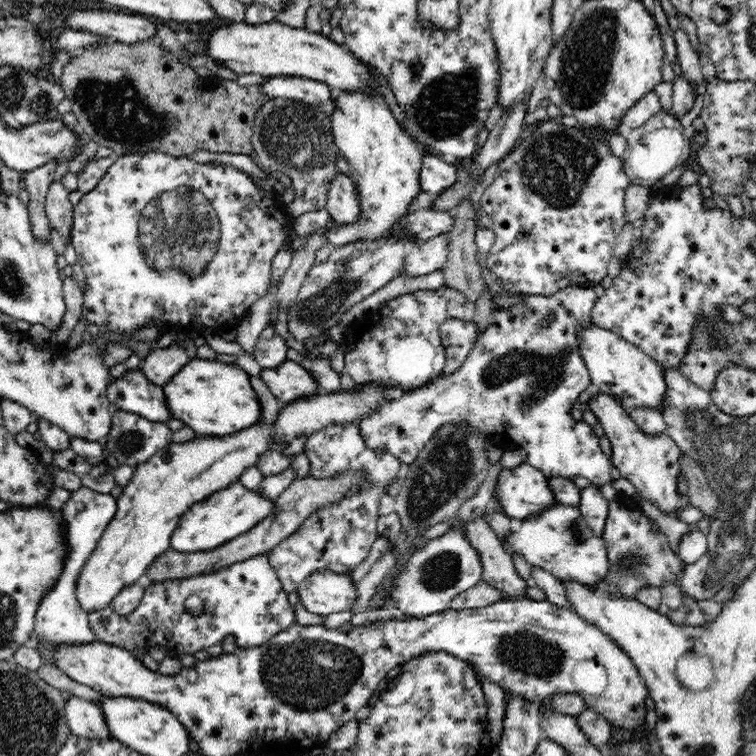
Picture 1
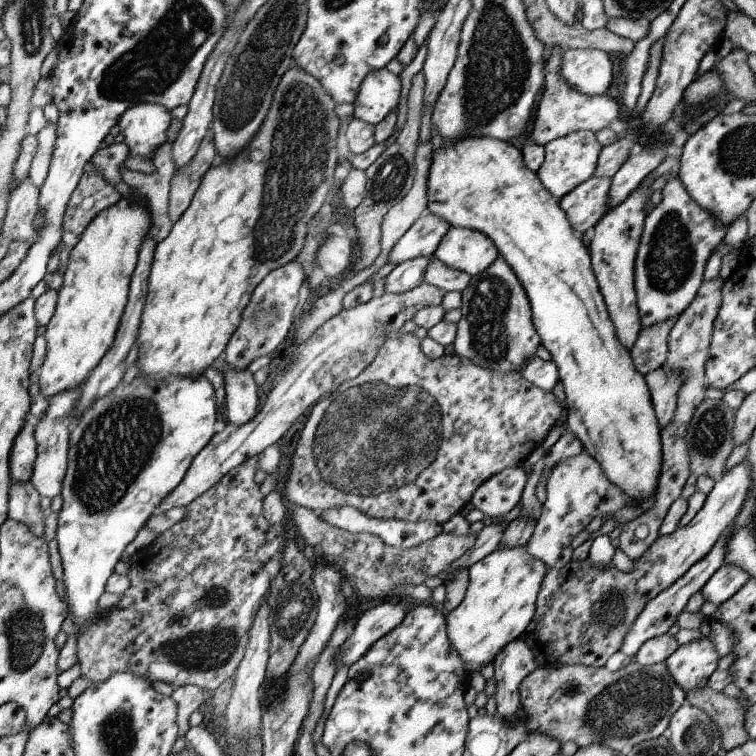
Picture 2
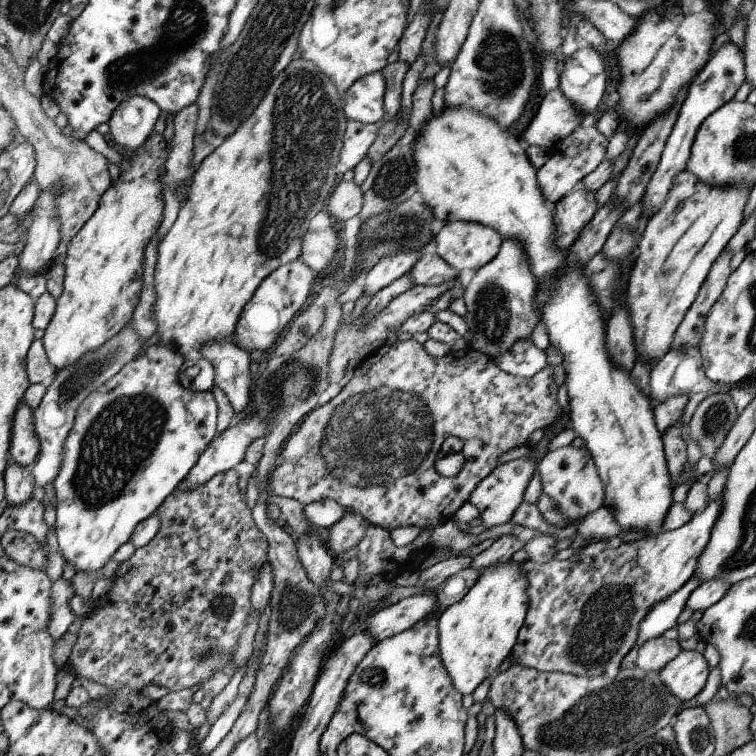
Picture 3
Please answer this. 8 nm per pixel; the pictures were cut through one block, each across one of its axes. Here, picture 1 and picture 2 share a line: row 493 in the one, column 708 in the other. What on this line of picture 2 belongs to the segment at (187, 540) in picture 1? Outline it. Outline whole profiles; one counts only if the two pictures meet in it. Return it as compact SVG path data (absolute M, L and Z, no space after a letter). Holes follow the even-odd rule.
M667 174L661 191L662 200L646 215L634 264L637 307L644 328L677 318L692 304L704 281L708 258L719 249L728 232L728 226L692 200L679 174Z

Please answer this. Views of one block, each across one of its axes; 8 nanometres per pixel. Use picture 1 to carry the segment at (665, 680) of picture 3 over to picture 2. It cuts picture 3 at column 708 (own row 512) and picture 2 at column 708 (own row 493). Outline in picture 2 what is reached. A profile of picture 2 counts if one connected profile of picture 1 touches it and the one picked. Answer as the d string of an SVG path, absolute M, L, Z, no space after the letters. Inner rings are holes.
M703 636L700 640L679 645L665 663L670 676L684 692L706 687L721 692L725 686L734 683L734 676L727 670L717 669L720 659L716 646Z

